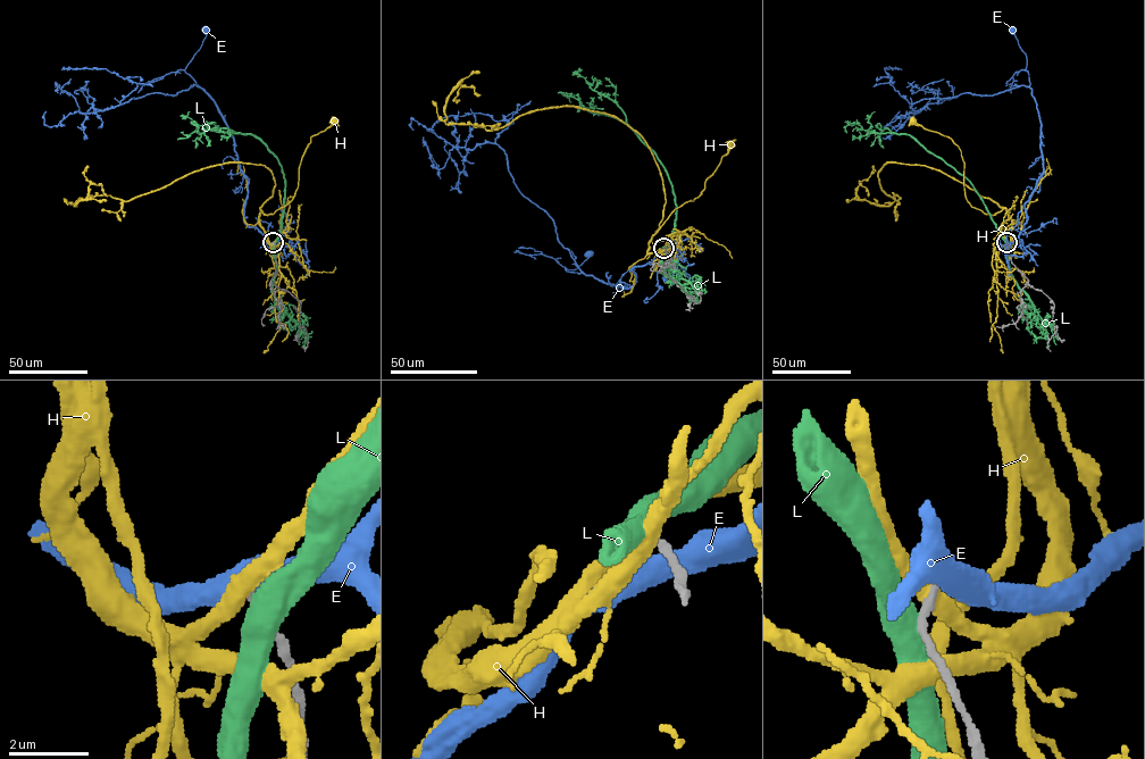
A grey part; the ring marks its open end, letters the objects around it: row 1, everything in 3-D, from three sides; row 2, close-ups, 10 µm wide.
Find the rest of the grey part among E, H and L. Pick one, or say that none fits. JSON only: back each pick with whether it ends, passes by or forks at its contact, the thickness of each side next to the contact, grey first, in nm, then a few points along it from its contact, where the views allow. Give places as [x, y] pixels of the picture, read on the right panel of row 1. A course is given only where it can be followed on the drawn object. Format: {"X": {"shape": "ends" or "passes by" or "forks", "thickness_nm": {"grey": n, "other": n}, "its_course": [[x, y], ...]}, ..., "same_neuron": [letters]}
{"same_neuron": []}

